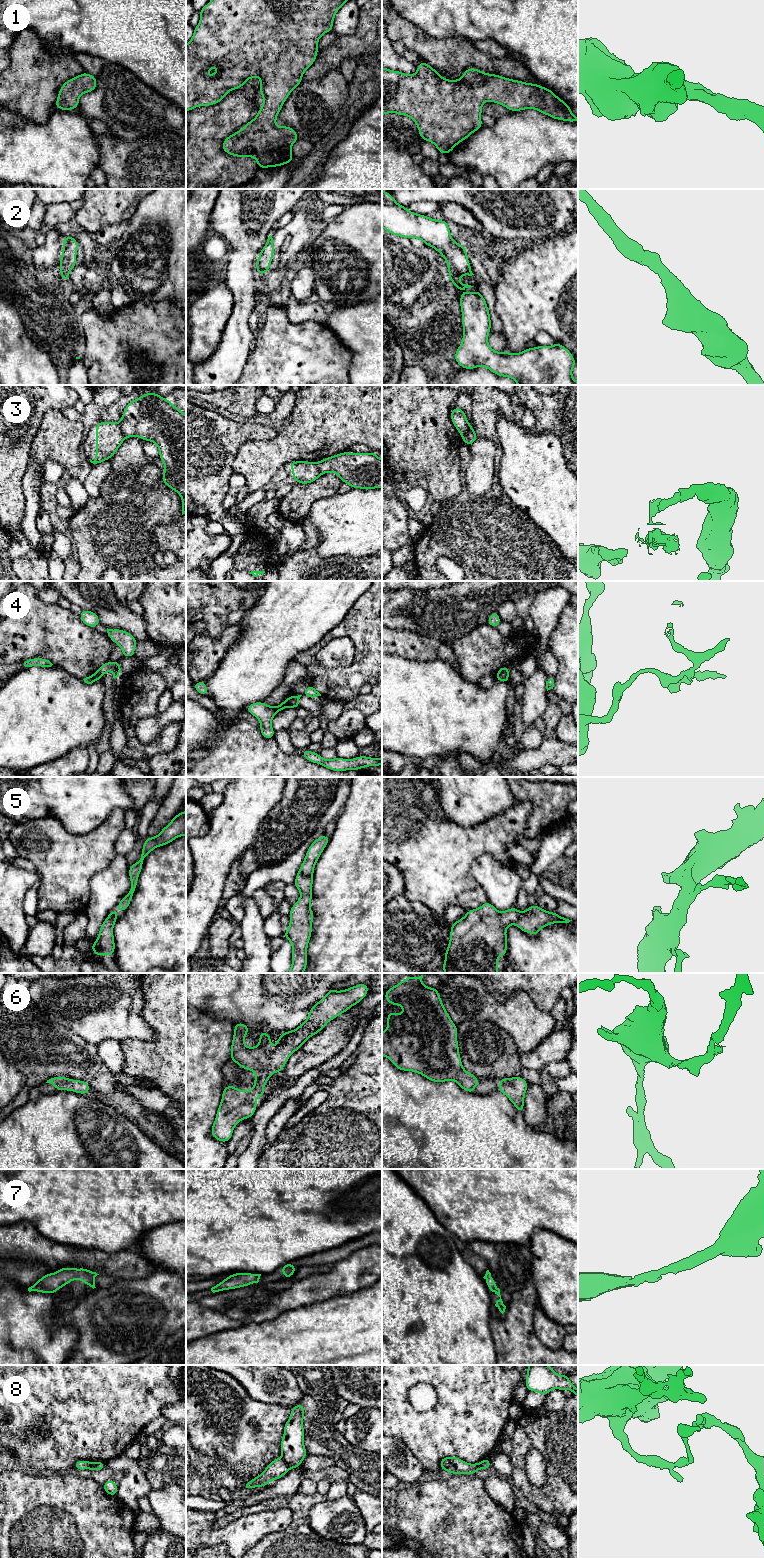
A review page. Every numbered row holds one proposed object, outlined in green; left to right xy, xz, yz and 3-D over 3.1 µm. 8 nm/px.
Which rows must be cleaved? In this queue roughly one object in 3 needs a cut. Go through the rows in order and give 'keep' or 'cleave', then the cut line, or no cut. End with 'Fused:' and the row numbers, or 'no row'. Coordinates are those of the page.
1: keep; cut none
2: keep; cut none
3: cleave; cut xy (118, 423), (124, 438)
4: cleave; cut yz (496, 673), (503, 673), (508, 678)
5: keep; cut none
6: keep; cut none
7: keep; cut none
8: cleave; cut xz (281, 1458), (289, 1467)
Fused: 3, 4, 8

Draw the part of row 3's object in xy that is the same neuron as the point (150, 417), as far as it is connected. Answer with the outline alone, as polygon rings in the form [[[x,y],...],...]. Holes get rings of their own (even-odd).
[[[144,393],[124,408],[119,422],[124,438],[139,437],[154,442],[165,465],[162,482],[182,498],[182,515],[186,513],[186,414],[158,393]]]

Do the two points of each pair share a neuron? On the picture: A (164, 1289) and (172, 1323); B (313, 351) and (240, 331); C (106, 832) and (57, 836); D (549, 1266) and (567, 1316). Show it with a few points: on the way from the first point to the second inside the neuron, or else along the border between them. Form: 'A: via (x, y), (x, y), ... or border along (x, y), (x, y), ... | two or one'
A: via (164, 1297), (164, 1315) | one
B: border along (254, 333), (255, 338) | two
C: via (94, 842), (69, 842) | one
D: via (561, 1278), (567, 1284), (567, 1304) | one

